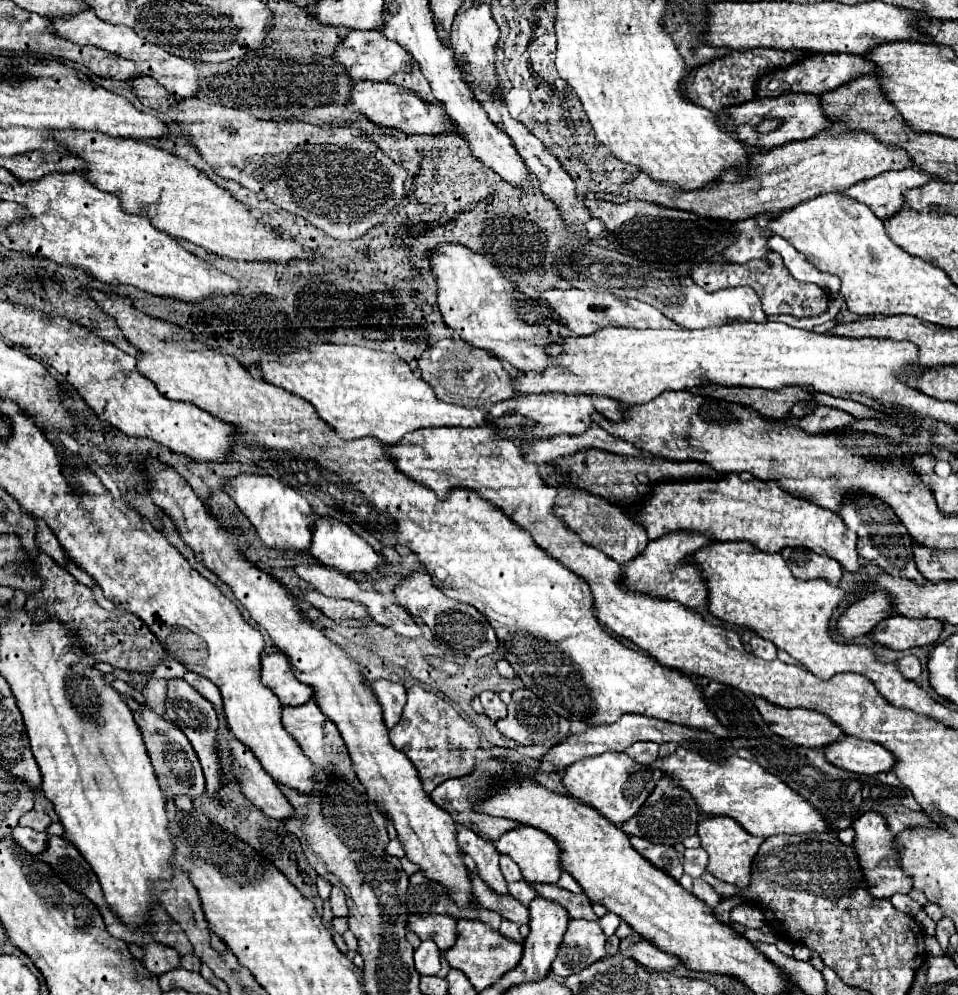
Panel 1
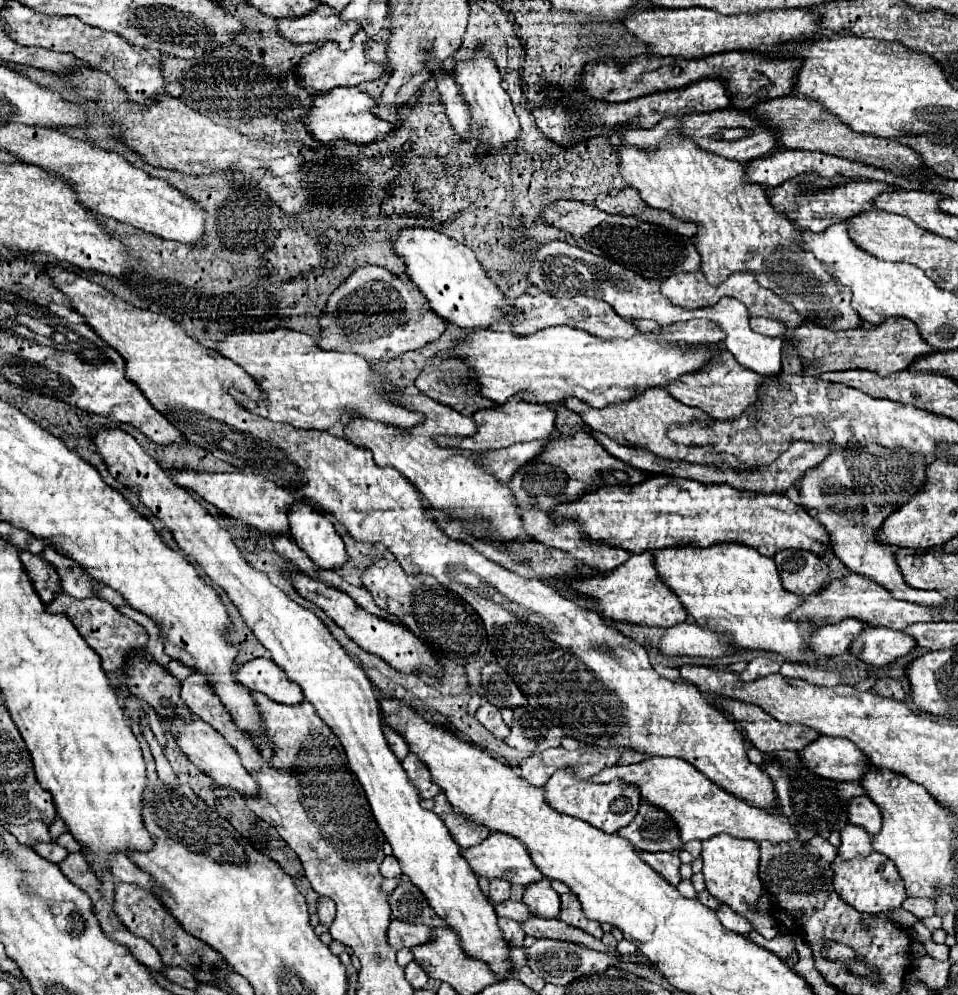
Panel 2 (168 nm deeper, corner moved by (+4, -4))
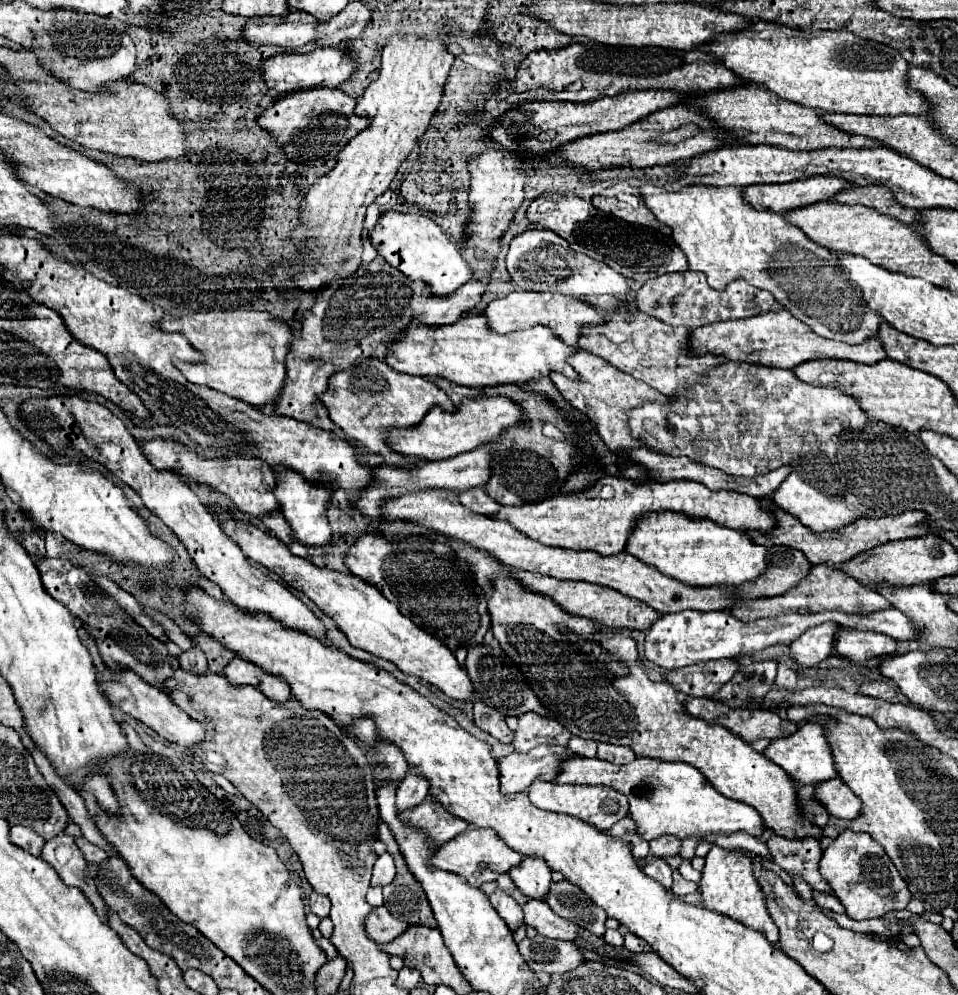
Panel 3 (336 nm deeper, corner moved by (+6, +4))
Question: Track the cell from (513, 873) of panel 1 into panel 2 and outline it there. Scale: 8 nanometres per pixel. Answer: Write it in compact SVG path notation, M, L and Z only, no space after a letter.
M490 880L490 900L494 904L502 904L510 898L510 884L504 880Z

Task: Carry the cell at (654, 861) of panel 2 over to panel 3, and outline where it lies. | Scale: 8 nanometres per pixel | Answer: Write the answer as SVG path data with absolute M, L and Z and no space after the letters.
M654 856L646 866L644 866L644 872L648 876L652 876L654 880L658 880L664 888L670 888L672 886L672 868L668 866L668 862L664 858L658 858Z

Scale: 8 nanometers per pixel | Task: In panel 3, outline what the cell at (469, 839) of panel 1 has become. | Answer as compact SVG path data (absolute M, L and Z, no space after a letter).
M528 900L526 904L522 904L522 912L524 922L528 926L534 926L542 936L558 940L574 940L578 936L576 924L556 916L544 900Z

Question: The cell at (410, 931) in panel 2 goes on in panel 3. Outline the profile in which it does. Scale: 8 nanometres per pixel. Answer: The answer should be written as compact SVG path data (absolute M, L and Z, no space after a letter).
M384 906L374 908L370 912L370 916L366 918L366 934L376 940L378 944L384 942L392 942L394 938L398 938L402 932L406 932L406 924L396 920Z

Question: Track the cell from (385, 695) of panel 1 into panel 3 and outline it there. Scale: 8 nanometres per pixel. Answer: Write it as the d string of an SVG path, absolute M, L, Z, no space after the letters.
M380 742L378 746L378 780L386 780L386 778L394 778L396 784L400 784L400 780L406 776L408 772L408 762L402 754L400 748L396 748L396 744L392 742Z

